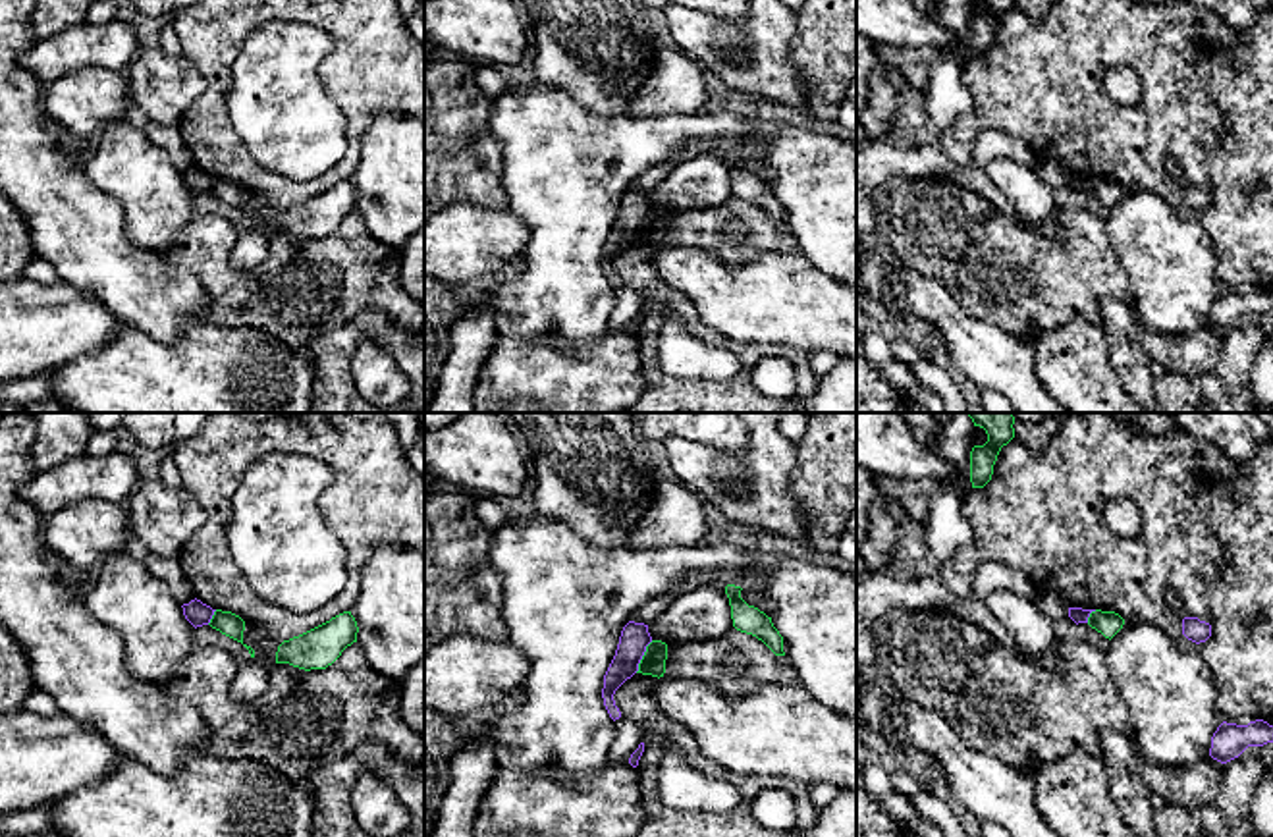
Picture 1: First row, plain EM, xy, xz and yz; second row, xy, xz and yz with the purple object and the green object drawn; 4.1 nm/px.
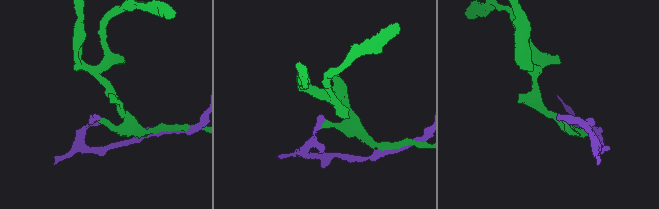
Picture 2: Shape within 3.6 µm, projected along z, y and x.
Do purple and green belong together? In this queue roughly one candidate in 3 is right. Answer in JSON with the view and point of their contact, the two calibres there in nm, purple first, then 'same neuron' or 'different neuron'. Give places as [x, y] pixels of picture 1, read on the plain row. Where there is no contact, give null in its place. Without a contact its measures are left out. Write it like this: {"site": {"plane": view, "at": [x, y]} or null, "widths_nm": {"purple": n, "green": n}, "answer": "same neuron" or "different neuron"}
{"site": {"plane": "xz", "at": [643, 222]}, "widths_nm": {"purple": 120, "green": 100}, "answer": "different neuron"}

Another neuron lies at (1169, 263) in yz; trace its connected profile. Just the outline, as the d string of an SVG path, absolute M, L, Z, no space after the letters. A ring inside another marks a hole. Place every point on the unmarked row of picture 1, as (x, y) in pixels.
M1124 189L1109 208L1105 233L1128 280L1128 301L1142 332L1188 338L1209 324L1211 305L1223 291L1215 276L1215 249L1207 231L1184 220L1155 193Z

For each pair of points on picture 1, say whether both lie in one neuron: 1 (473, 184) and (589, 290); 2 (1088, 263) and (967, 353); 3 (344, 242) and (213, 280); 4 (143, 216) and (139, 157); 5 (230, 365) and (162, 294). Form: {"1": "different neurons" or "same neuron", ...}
{"1": "different neurons", "2": "different neurons", "3": "same neuron", "4": "same neuron", "5": "different neurons"}

